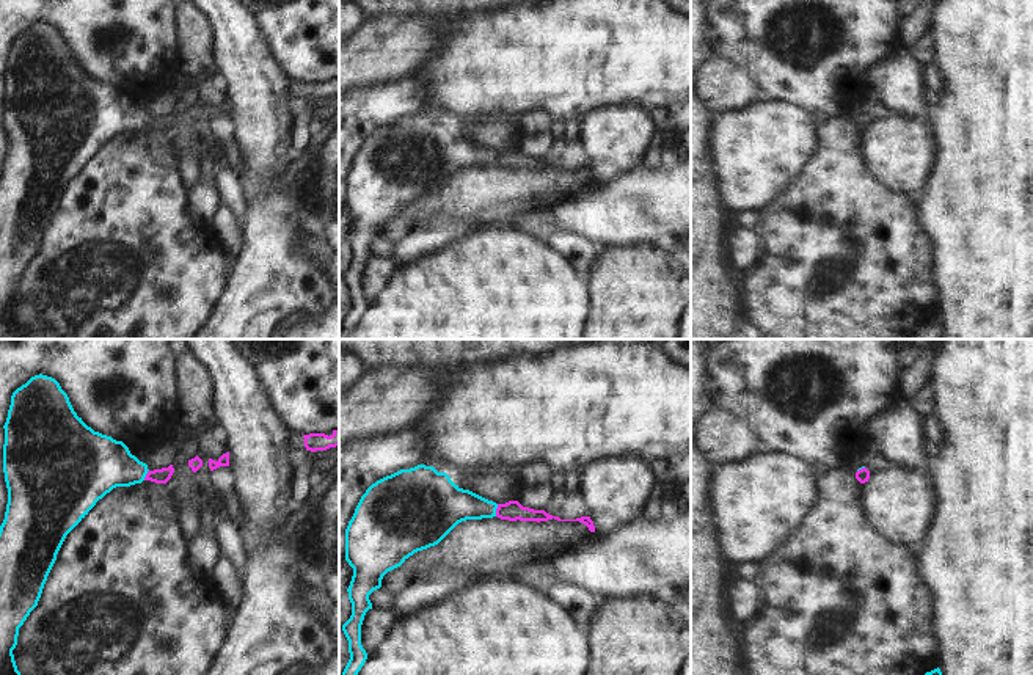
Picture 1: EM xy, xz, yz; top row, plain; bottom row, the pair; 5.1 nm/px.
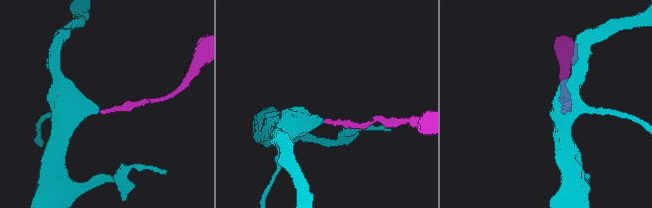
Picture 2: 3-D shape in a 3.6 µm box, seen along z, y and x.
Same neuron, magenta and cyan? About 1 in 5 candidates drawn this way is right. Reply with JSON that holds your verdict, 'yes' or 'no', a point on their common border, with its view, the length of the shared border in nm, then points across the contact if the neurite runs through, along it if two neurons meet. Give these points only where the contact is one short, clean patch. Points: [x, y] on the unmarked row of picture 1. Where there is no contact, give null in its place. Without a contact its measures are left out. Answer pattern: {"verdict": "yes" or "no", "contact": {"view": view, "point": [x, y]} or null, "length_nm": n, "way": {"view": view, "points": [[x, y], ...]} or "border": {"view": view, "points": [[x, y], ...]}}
{"verdict": "yes", "contact": {"view": "xz", "point": [496, 159]}, "length_nm": 70, "way": {"view": "xz", "points": [[512, 159], [496, 159], [448, 154]]}}

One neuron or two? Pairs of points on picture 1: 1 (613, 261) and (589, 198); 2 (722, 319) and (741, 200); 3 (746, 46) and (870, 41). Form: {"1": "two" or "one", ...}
{"1": "two", "2": "two", "3": "one"}

